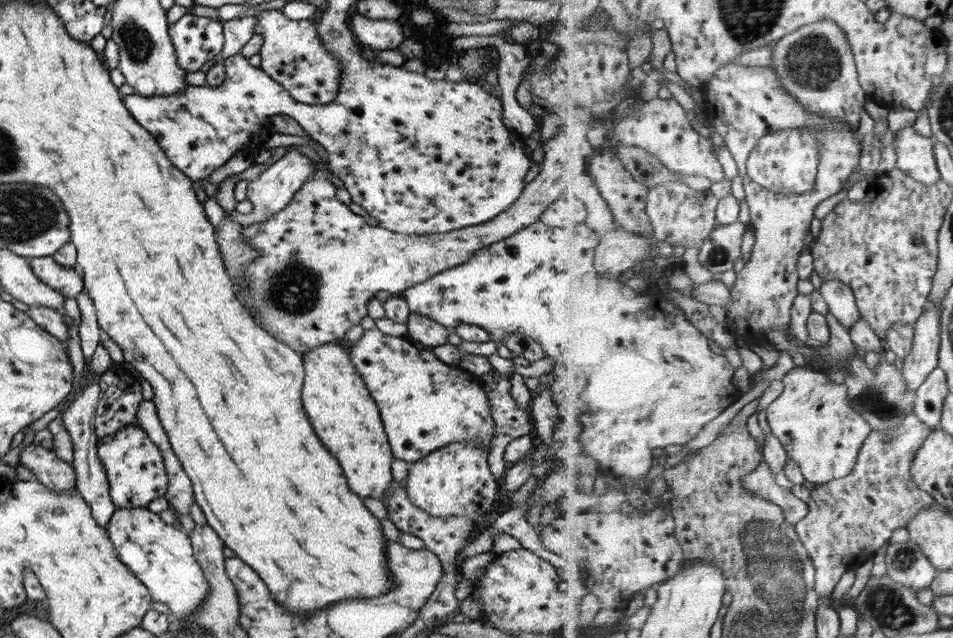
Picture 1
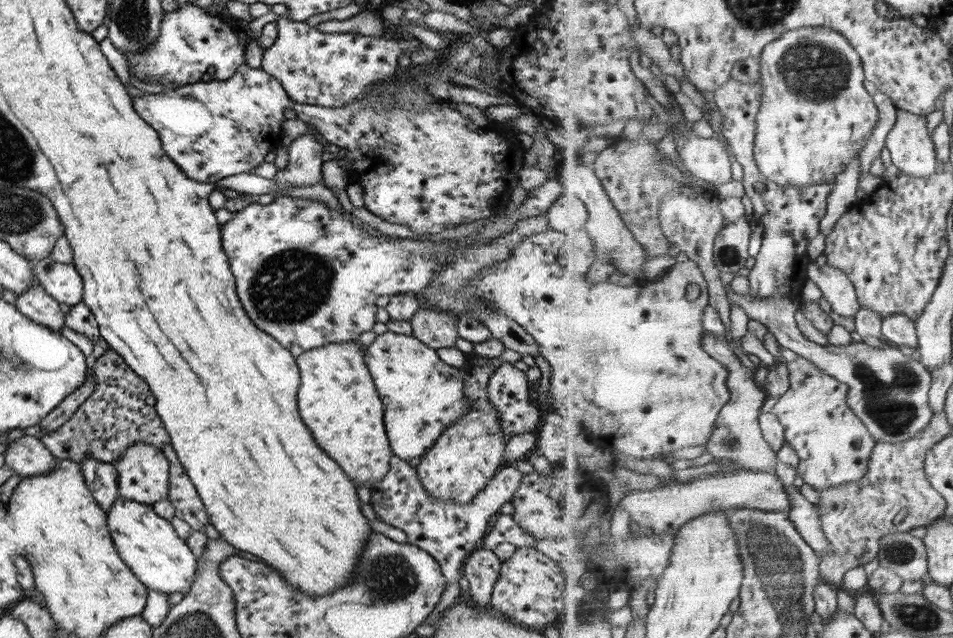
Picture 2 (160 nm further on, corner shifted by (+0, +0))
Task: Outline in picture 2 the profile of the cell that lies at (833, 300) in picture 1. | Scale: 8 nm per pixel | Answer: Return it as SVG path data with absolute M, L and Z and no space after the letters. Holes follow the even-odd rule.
M812 261L808 278L822 291L823 297L831 304L831 310L844 317L854 317L862 307L853 281L845 271L825 263L819 267Z

